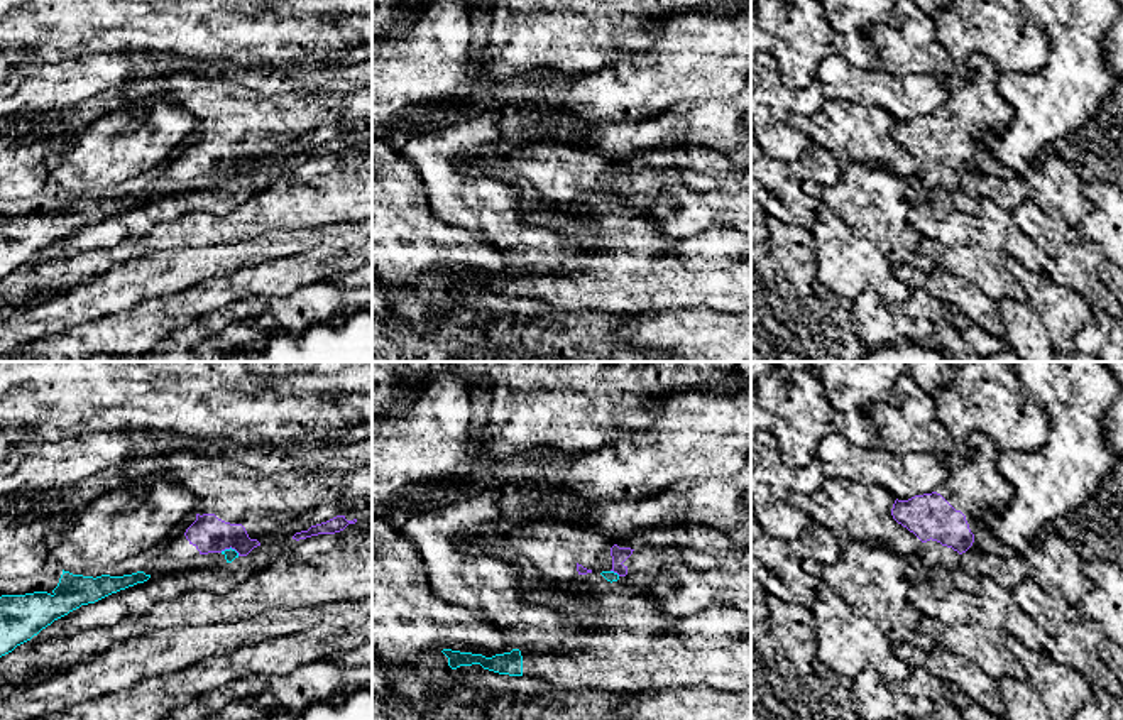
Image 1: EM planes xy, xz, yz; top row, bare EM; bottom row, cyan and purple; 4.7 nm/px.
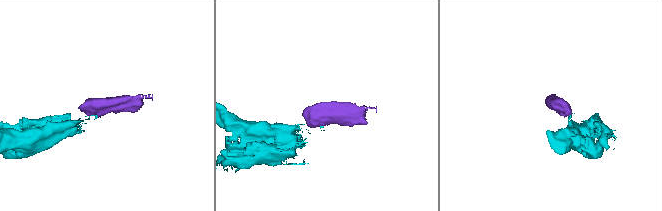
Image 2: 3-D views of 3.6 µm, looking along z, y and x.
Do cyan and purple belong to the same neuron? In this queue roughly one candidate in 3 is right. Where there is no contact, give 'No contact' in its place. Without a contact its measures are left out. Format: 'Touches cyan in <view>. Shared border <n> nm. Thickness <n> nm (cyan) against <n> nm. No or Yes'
Touches cyan in xy. Shared border 100 nm. Thickness 60 nm (cyan) against 180 nm. No

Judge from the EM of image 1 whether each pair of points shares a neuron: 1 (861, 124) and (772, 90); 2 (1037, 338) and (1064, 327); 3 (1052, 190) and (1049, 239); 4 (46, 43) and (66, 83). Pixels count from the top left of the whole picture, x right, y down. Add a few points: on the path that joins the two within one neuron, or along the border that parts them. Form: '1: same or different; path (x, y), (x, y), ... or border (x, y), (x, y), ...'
1: same; path (839, 124), (809, 122), (794, 107)
2: different; border (1025, 300), (1052, 343)
3: different; border (1034, 201), (1049, 217)
4: different; border (76, 56), (58, 61), (27, 60), (17, 65)

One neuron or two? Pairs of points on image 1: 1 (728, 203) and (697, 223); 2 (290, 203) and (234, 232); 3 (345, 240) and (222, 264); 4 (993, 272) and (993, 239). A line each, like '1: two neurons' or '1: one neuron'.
1: one neuron
2: one neuron
3: one neuron
4: two neurons

